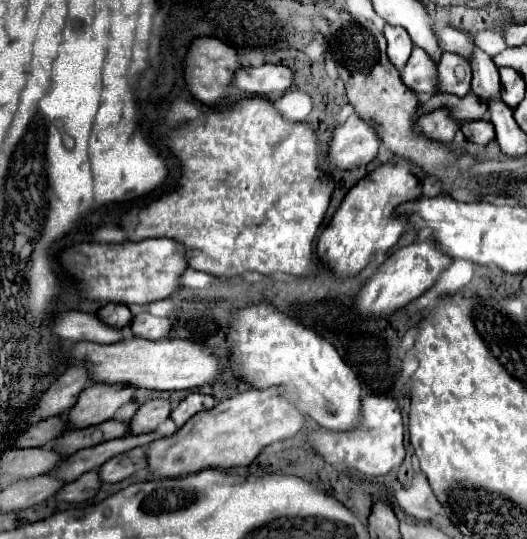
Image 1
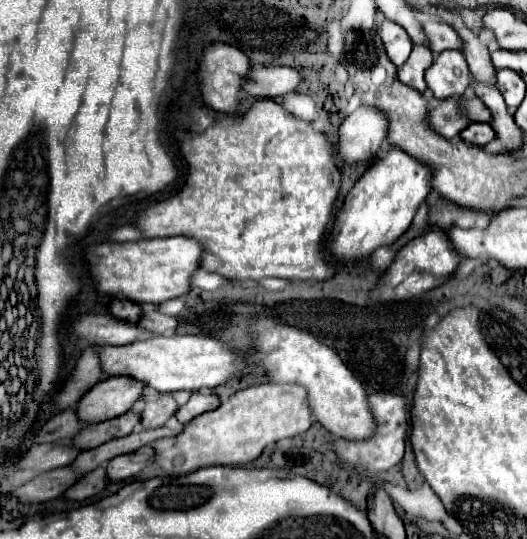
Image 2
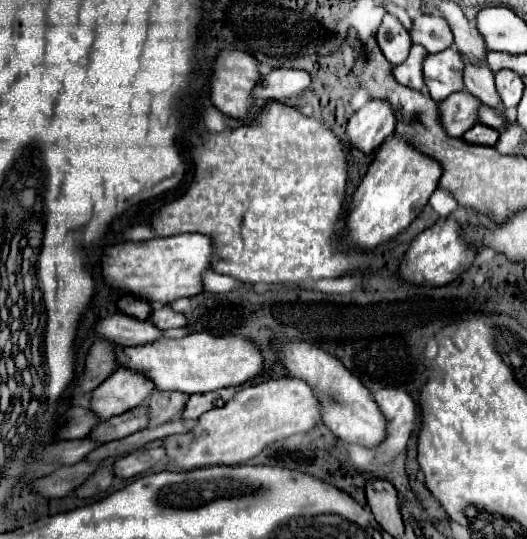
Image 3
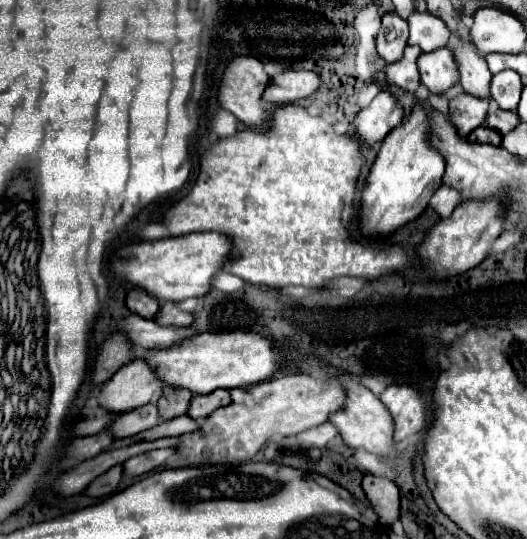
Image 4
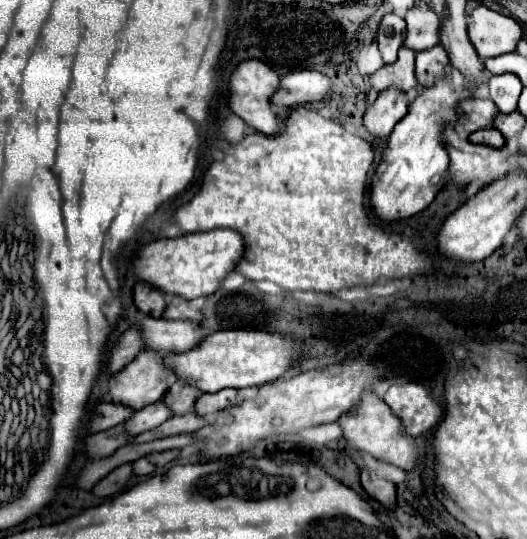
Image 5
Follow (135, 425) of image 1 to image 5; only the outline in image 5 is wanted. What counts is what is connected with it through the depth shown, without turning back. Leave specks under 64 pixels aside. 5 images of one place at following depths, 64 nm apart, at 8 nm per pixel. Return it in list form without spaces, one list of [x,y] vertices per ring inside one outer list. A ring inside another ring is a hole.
[[[178,380],[178,382],[172,384],[172,388],[168,388],[164,402],[168,404],[168,408],[174,414],[186,414],[186,412],[192,412],[194,410],[196,398],[198,398],[196,386],[188,384],[184,380]]]

